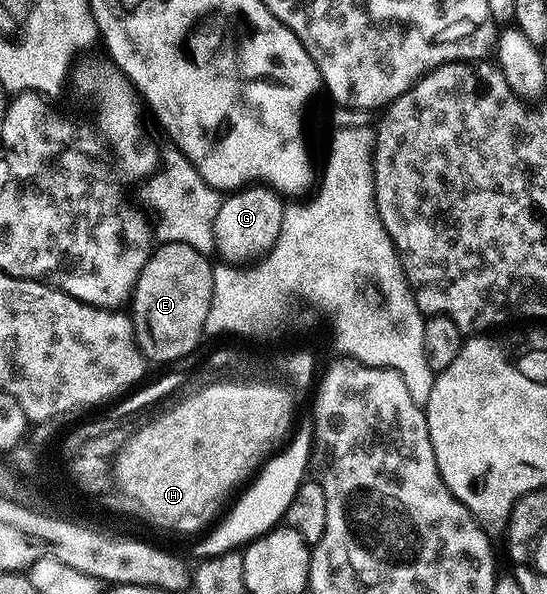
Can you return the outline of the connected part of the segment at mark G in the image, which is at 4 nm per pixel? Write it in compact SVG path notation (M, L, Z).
M244 186L224 195L217 222L213 222L215 252L227 262L249 262L261 257L277 242L277 234L281 234L284 207L284 197L268 186Z

